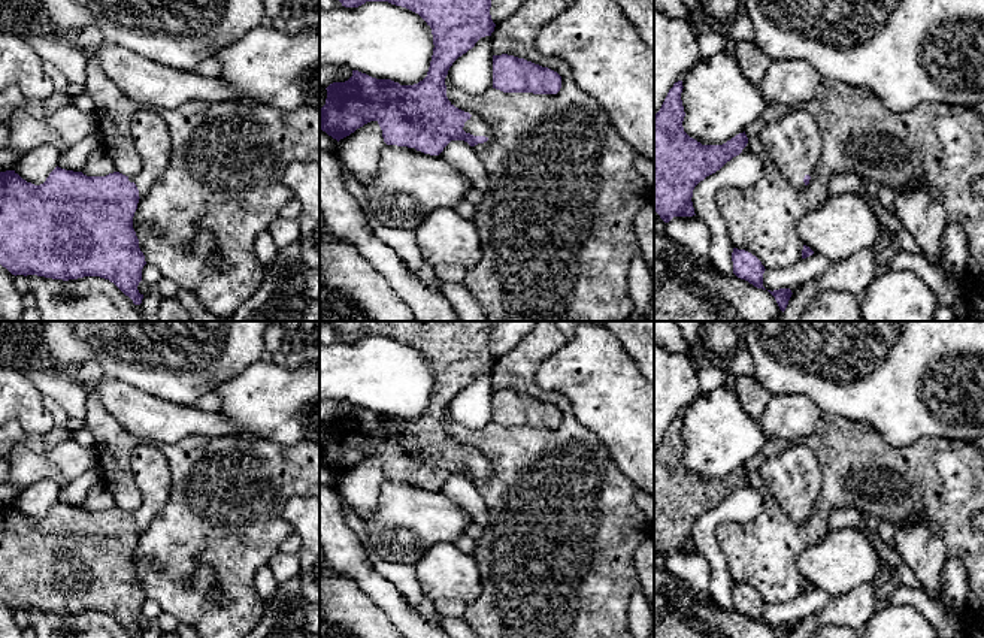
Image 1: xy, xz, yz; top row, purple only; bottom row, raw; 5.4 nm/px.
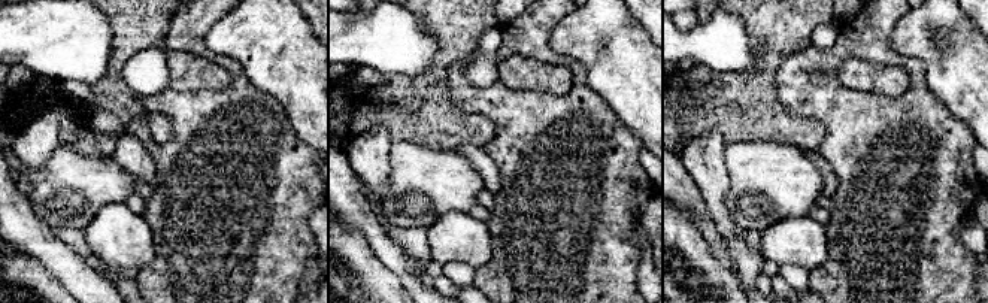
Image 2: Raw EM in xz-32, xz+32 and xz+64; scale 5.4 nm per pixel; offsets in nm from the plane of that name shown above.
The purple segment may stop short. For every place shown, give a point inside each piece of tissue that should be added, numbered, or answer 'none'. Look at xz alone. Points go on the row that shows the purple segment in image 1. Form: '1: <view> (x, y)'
1: xz (477, 126)

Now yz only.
1: yz (793, 141)

